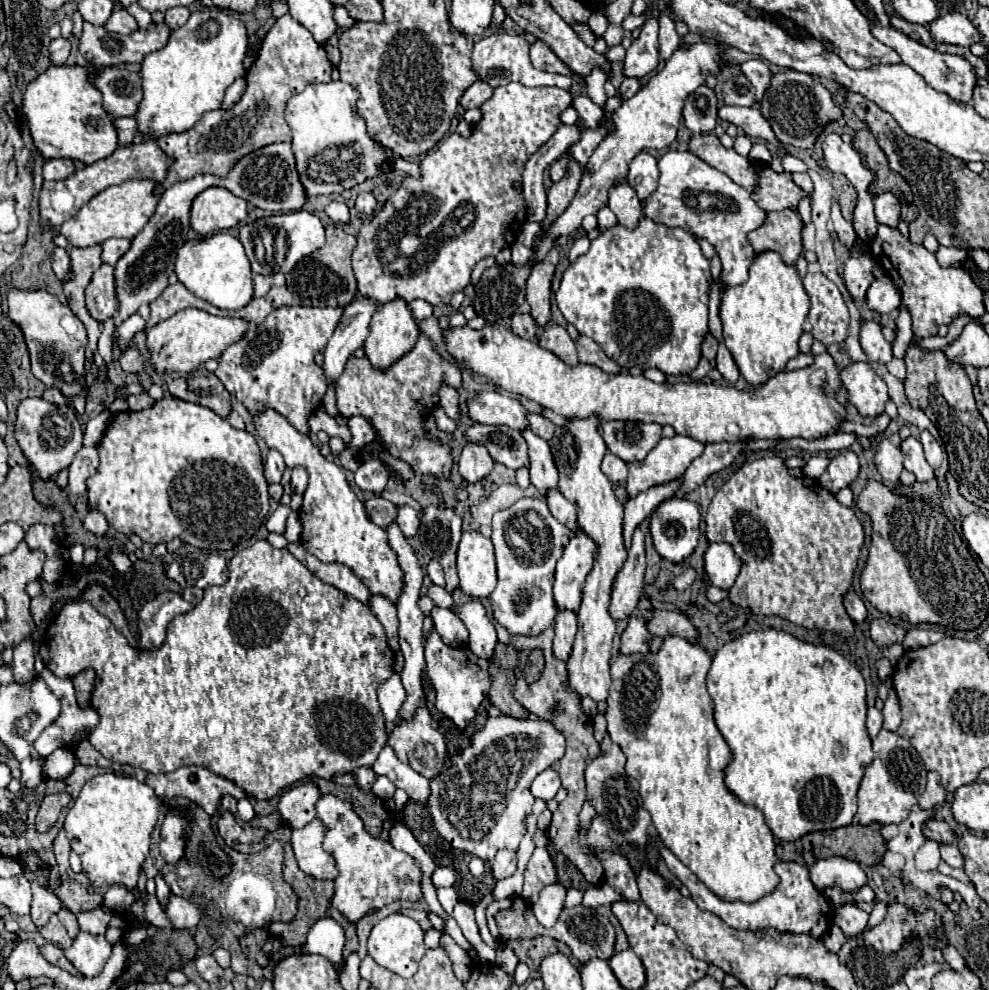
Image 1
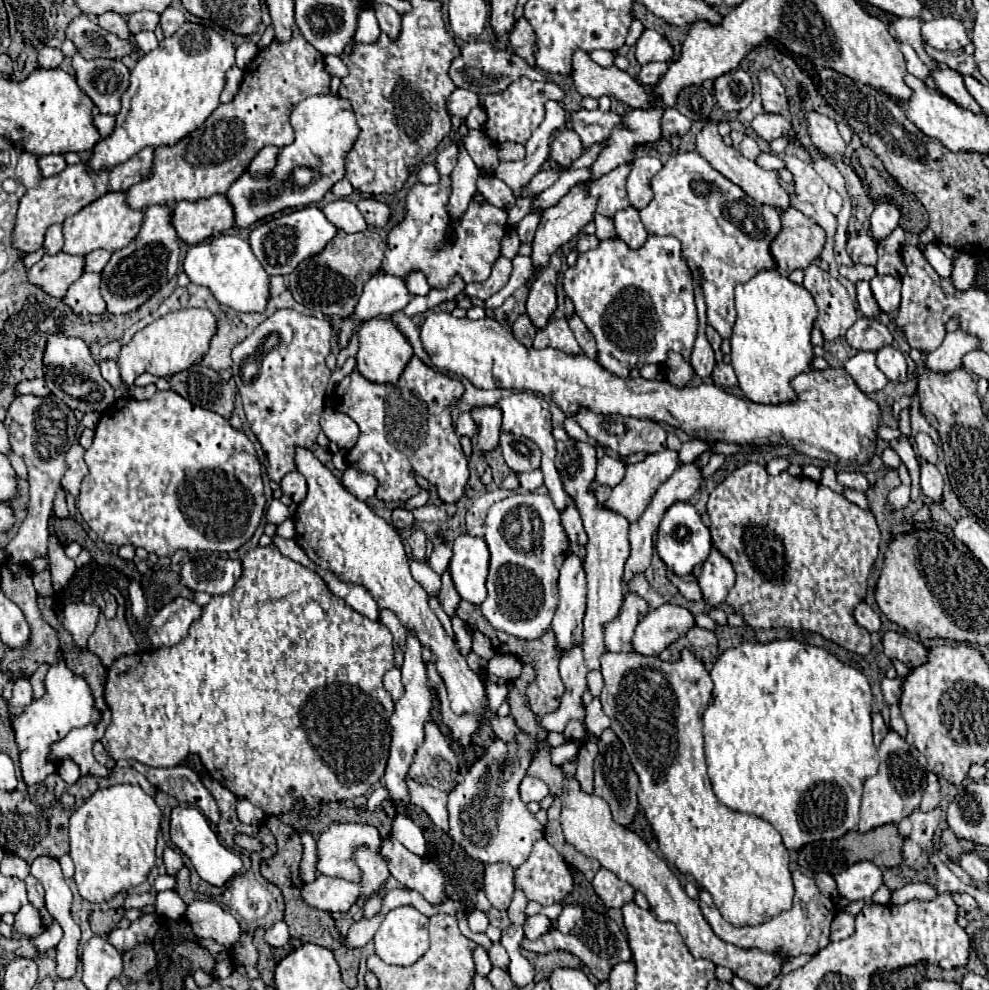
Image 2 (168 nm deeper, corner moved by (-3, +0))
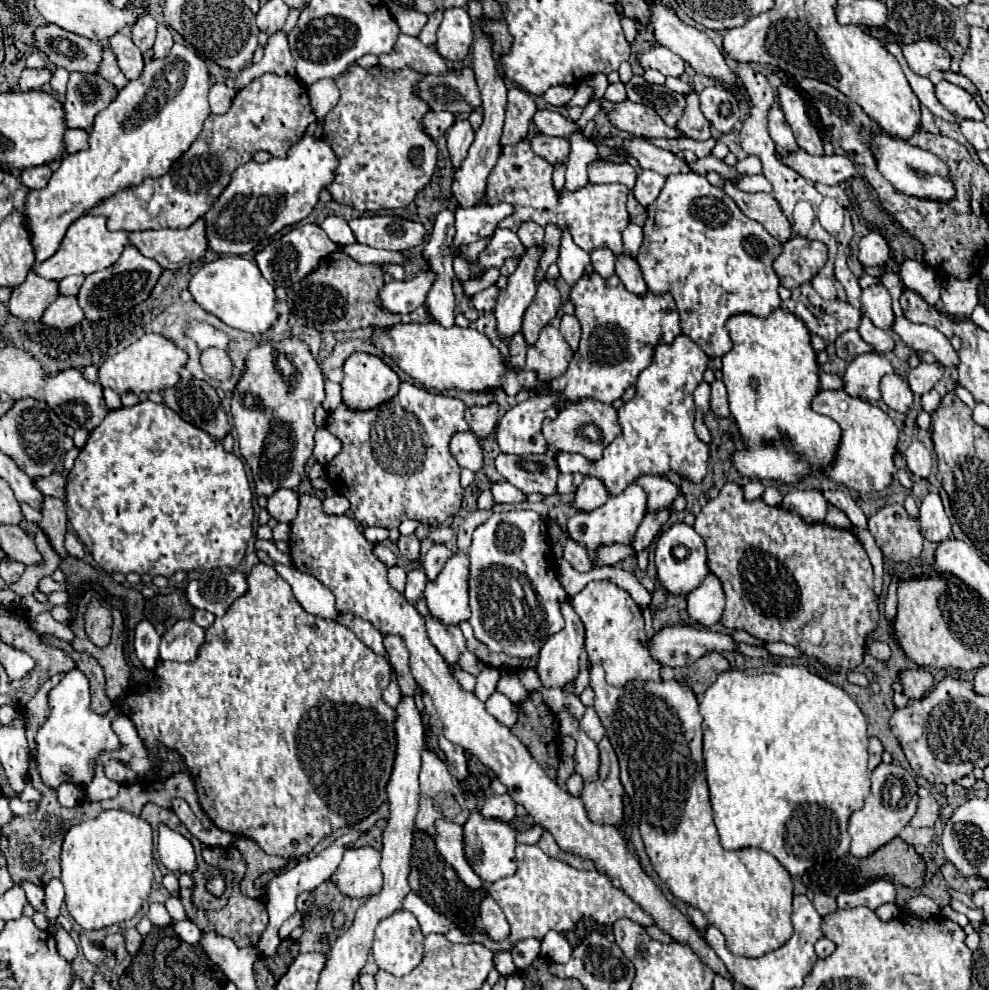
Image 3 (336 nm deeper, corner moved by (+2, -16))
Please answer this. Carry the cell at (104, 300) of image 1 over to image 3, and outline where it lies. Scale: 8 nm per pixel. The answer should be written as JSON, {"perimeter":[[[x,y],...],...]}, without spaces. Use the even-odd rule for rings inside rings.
{"perimeter":[[[58,296],[42,314],[40,322],[50,326],[50,328],[58,328],[58,330],[66,330],[72,328],[76,324],[80,324],[84,320],[82,316],[82,308],[78,308],[78,300],[76,296]]]}

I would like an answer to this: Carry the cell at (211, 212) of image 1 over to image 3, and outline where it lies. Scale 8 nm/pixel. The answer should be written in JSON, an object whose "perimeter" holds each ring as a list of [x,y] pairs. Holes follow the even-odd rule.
{"perimeter":[[[202,218],[182,230],[164,228],[130,232],[128,240],[140,254],[156,260],[164,270],[178,270],[186,264],[198,262],[208,250]]]}

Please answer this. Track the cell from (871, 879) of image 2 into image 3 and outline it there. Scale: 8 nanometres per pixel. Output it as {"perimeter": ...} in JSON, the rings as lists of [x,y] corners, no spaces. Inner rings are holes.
{"perimeter":[[[876,880],[858,892],[840,894],[838,896],[838,908],[868,906],[870,910],[876,910],[878,906],[882,906],[886,902],[894,902],[894,900],[896,900],[896,886],[888,880]]]}

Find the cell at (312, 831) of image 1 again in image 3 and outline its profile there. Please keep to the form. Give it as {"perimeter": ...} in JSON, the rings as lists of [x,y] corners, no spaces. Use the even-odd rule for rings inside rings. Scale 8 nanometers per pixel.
{"perimeter":[[[348,848],[332,882],[350,898],[368,898],[382,890],[380,852],[366,848]]]}

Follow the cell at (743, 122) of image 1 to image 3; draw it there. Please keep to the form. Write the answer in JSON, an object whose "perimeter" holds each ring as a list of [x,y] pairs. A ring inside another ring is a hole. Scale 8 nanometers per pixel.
{"perimeter":[[[804,150],[780,156],[784,164],[794,168],[802,178],[810,182],[820,182],[828,186],[838,186],[846,182],[848,178],[862,178],[862,174],[856,170],[854,162],[846,156],[812,156]]]}

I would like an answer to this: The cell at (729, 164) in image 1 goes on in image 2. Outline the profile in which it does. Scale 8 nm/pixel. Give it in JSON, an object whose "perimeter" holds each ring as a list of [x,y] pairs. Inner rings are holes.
{"perimeter":[[[707,124],[699,134],[697,134],[697,152],[717,170],[717,172],[721,172],[725,178],[729,178],[733,184],[737,184],[737,186],[741,186],[753,200],[757,200],[757,202],[761,202],[761,204],[769,204],[769,206],[779,206],[781,210],[785,210],[787,206],[789,206],[789,194],[779,186],[779,182],[777,182],[777,174],[775,172],[771,172],[771,170],[765,170],[765,168],[761,168],[759,164],[755,164],[755,162],[751,162],[751,160],[747,160],[737,148],[733,148],[733,146],[725,146],[725,142],[723,142],[723,138],[719,136],[719,132],[717,132],[717,126],[715,124]]]}

